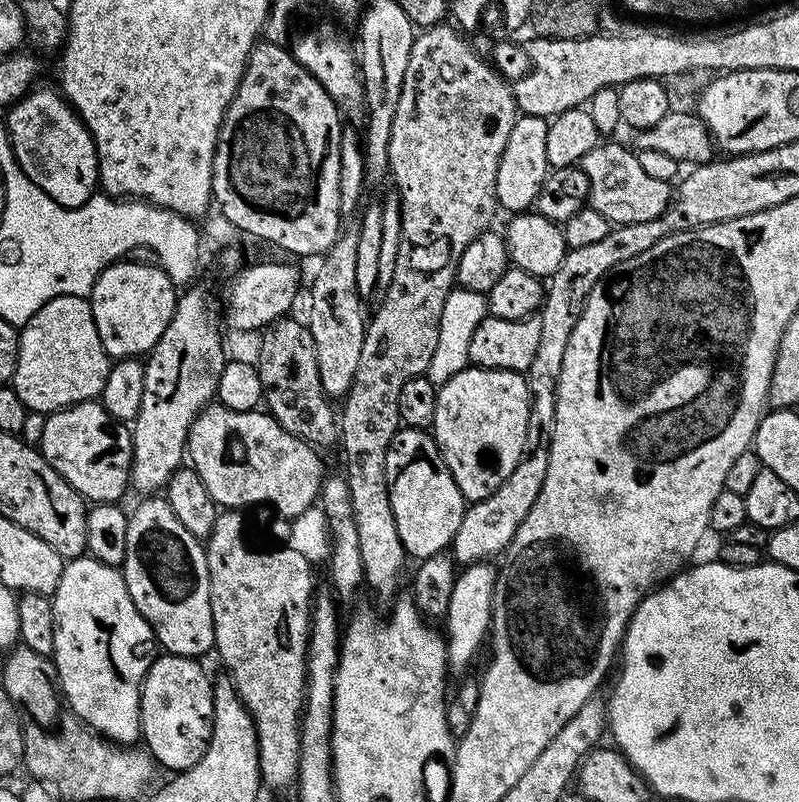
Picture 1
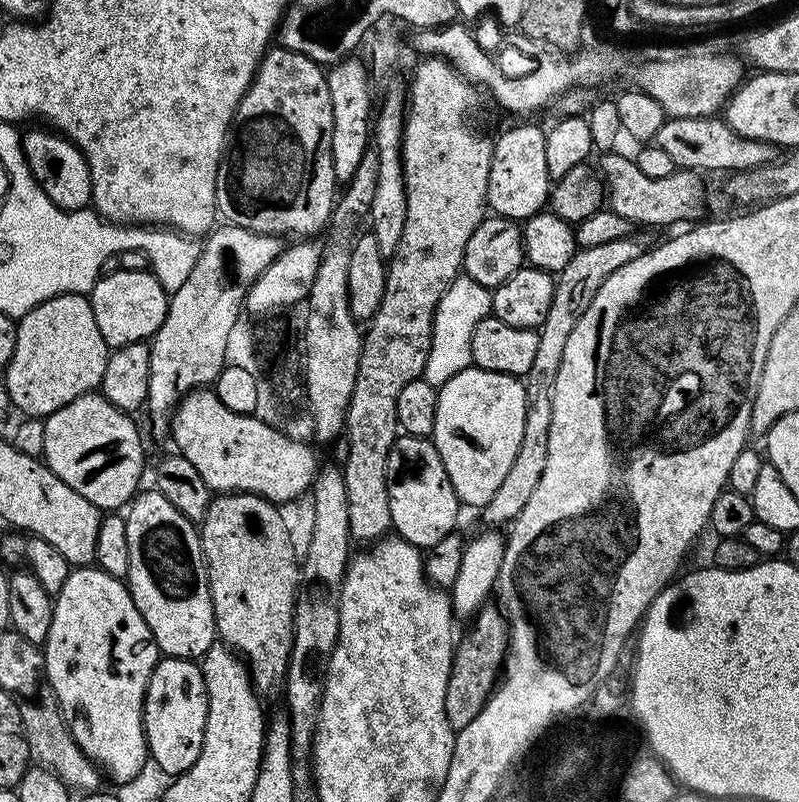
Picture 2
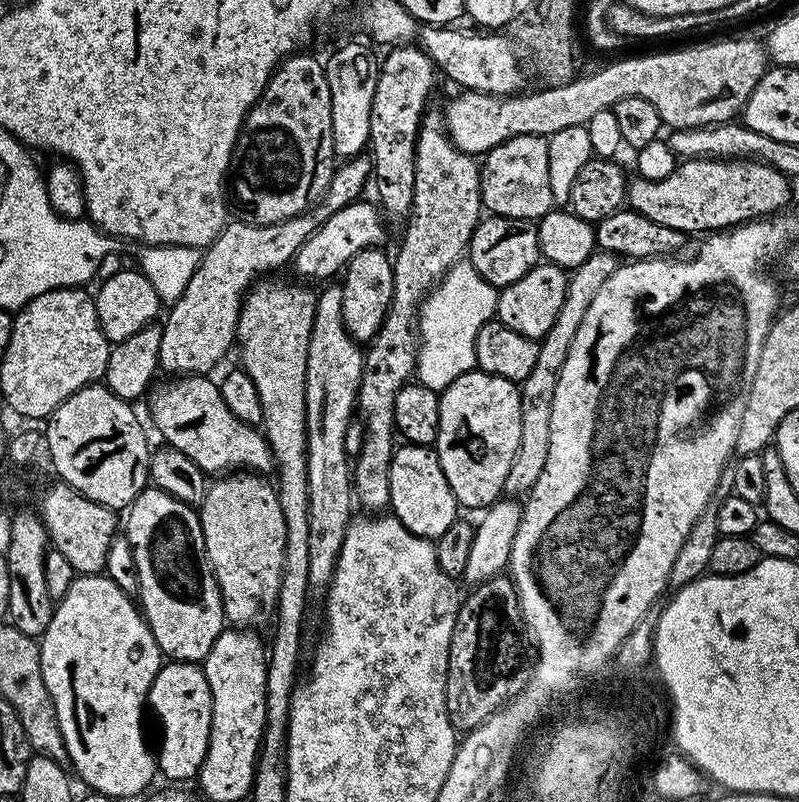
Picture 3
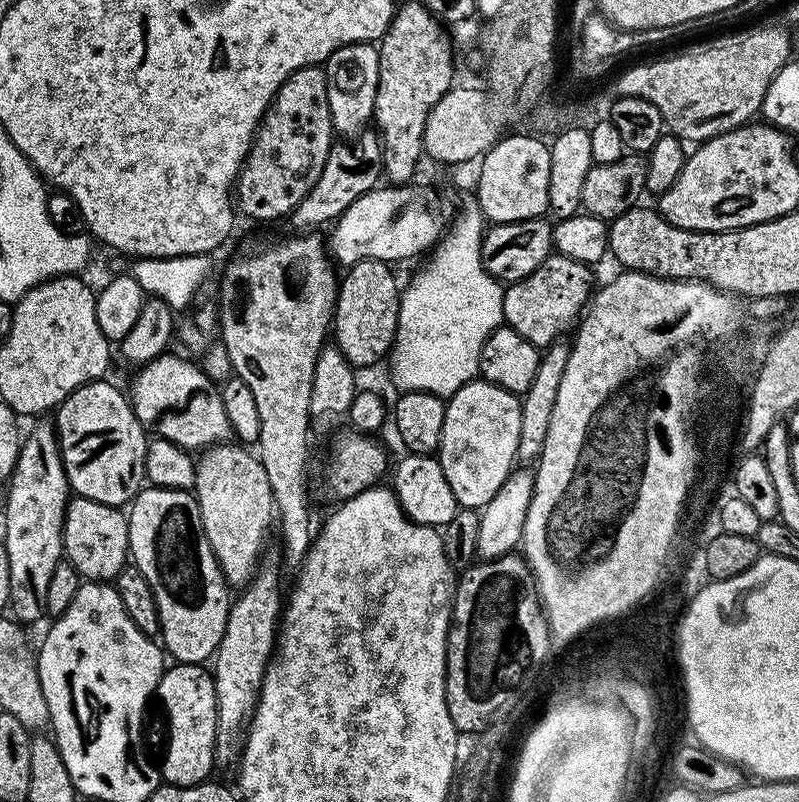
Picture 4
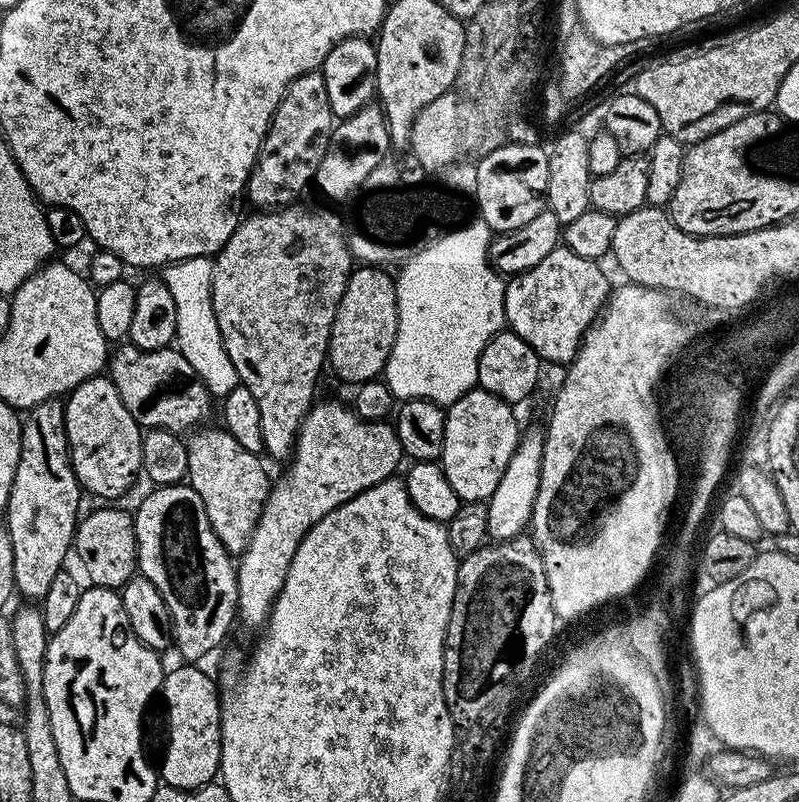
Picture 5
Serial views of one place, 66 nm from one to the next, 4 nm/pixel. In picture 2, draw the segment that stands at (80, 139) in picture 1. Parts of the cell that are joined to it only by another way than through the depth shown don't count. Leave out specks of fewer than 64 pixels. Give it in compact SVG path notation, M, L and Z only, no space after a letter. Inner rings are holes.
M36 126L33 132L25 131L22 139L24 156L28 159L30 170L42 186L42 190L46 190L49 198L65 212L87 209L92 202L92 179L84 151L68 137L61 136L55 130L45 130L40 126Z

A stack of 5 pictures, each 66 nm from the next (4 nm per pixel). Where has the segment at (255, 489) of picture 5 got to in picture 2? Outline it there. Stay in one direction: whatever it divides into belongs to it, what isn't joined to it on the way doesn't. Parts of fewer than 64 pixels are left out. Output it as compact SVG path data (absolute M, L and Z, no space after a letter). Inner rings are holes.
M230 492L216 494L211 497L209 508L205 516L199 521L200 545L204 551L204 561L208 567L208 581L210 582L210 598L214 606L214 618L216 619L217 637L228 647L239 652L244 658L248 671L252 674L252 684L256 687L261 697L272 696L285 687L285 676L288 673L288 663L291 661L292 643L295 640L295 606L297 591L301 587L301 565L298 563L298 553L288 544L286 523L282 522L282 511L272 501L255 496L253 492Z

